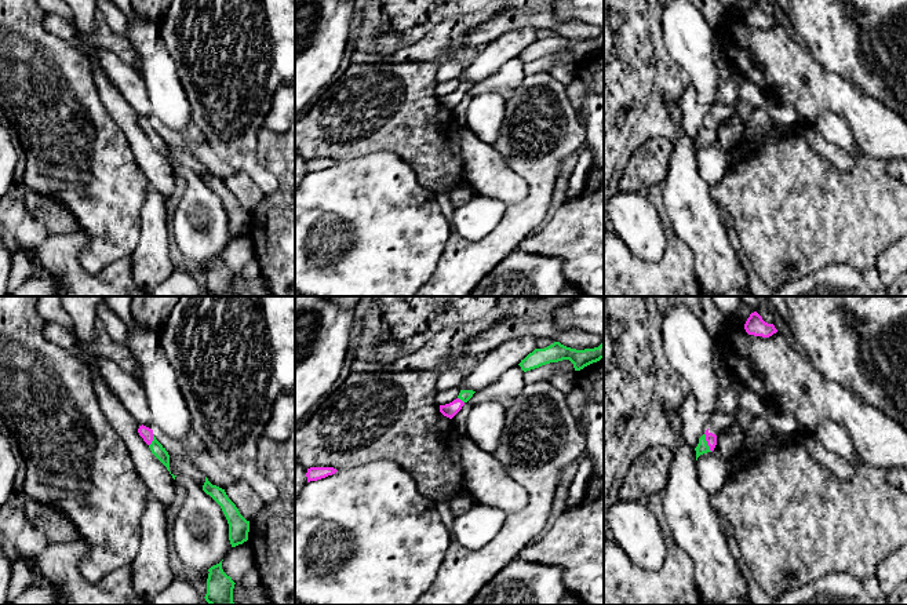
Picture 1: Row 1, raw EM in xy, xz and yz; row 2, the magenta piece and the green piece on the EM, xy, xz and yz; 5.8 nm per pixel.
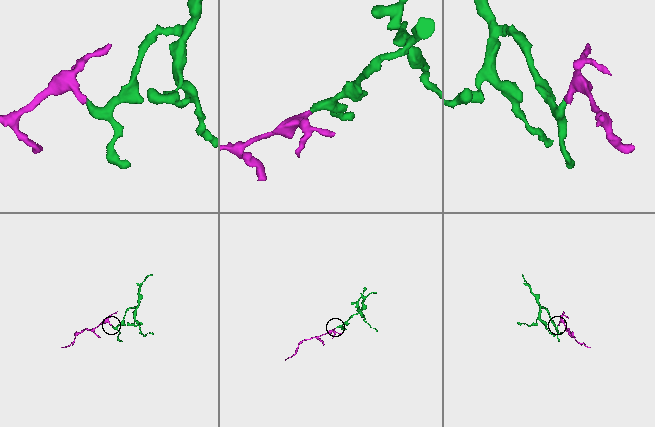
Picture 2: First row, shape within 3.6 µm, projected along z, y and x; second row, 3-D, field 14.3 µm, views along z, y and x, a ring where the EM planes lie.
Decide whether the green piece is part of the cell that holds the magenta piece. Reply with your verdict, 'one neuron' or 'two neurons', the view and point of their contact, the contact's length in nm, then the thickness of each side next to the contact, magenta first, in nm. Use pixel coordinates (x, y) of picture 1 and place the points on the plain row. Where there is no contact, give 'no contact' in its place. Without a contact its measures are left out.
one neuron | yz (707, 134) | 120 nm | 60/70 nm

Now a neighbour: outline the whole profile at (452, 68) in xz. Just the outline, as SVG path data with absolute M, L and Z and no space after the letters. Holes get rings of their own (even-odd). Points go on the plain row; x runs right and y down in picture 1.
M451 58L438 65L438 70L436 73L436 80L438 83L442 83L442 81L456 79L460 76L463 69L465 69L465 66L459 59Z

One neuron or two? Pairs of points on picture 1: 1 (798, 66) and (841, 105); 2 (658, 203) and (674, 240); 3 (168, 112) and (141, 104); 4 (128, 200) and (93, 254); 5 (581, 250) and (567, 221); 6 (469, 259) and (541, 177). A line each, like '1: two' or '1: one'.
1: one
2: one
3: two
4: one
5: one
6: one

